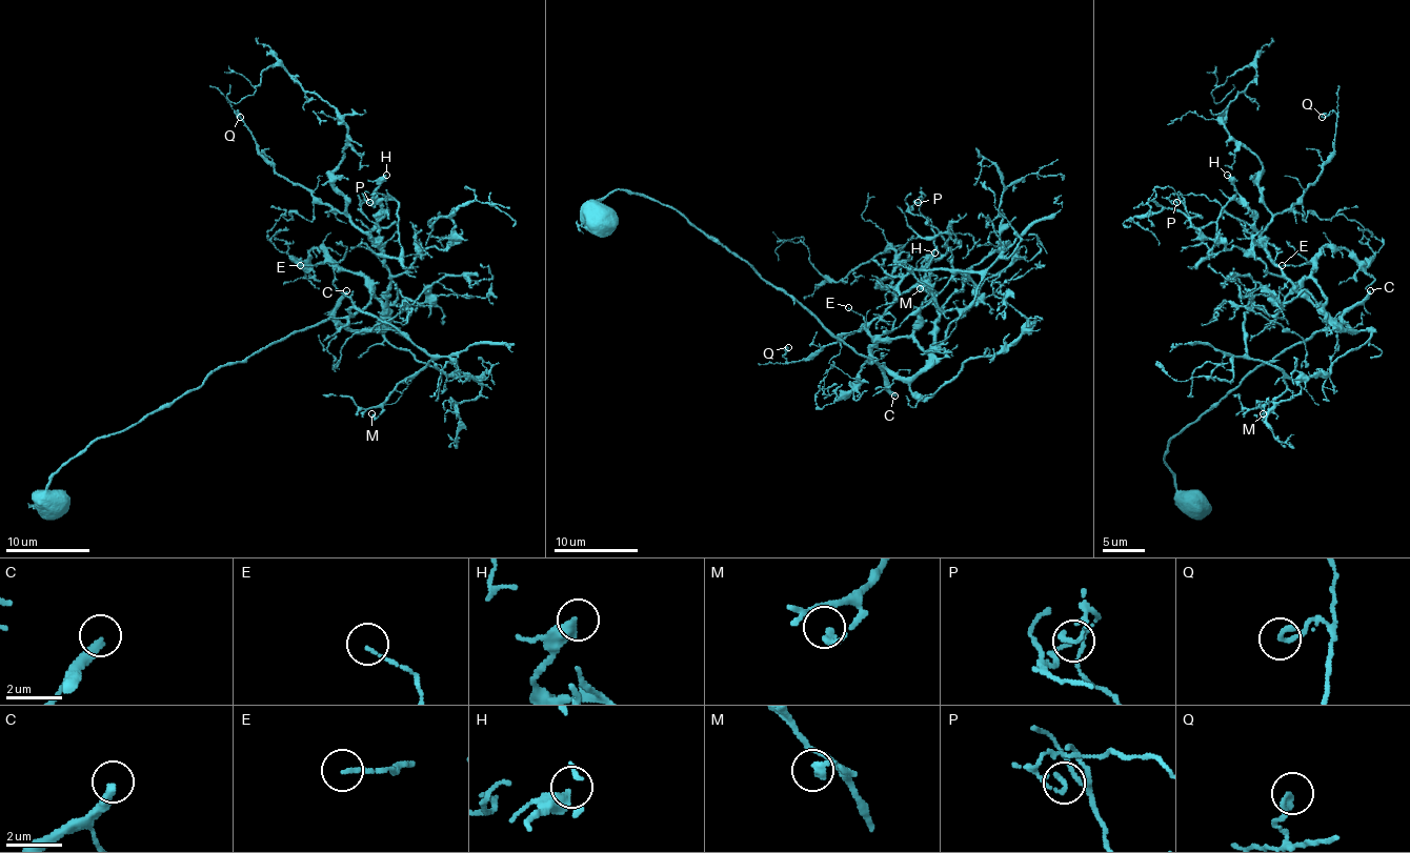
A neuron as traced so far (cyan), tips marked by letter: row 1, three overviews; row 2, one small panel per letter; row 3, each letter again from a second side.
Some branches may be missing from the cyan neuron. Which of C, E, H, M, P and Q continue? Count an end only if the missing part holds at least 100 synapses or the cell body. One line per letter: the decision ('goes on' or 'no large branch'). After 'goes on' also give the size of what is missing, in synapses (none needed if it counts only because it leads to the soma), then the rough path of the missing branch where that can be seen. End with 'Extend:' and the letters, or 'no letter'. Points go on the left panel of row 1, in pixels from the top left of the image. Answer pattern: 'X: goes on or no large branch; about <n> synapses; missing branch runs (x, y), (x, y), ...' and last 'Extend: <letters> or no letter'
C: goes on; about 180 synapses
E: no large branch
H: no large branch
M: no large branch
P: no large branch
Q: no large branch
Extend: C

